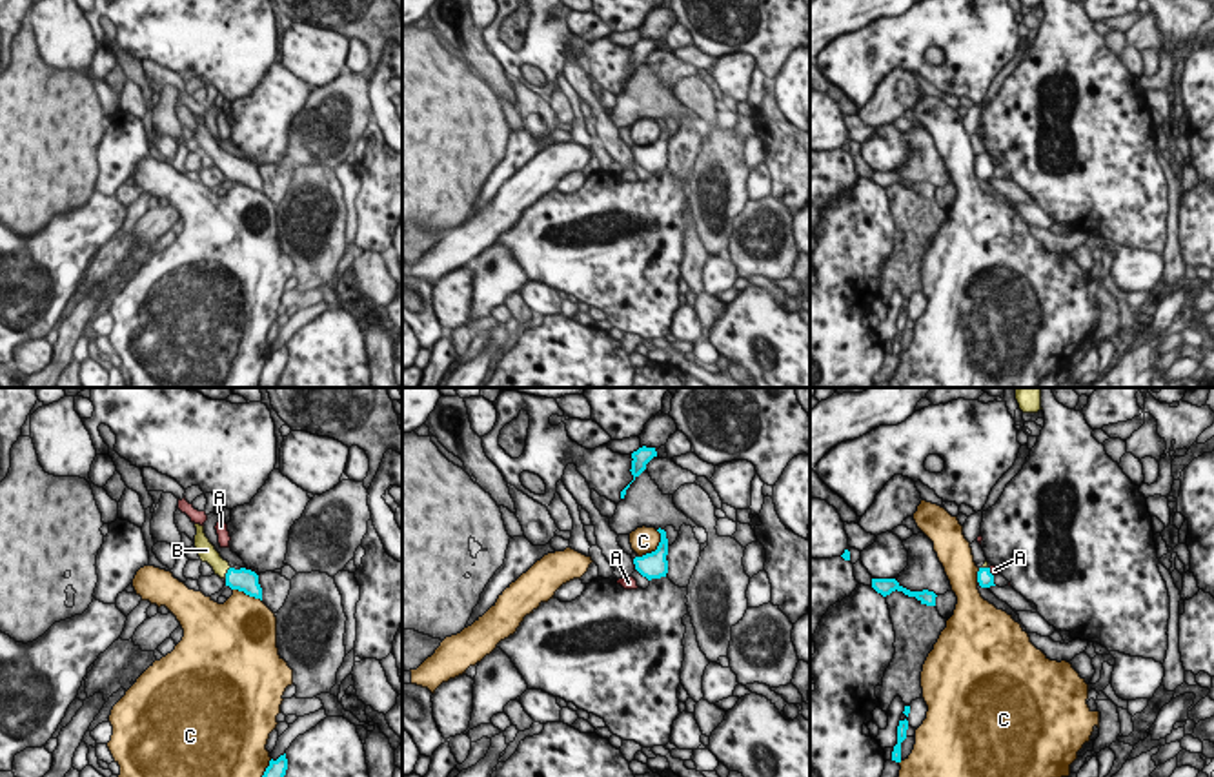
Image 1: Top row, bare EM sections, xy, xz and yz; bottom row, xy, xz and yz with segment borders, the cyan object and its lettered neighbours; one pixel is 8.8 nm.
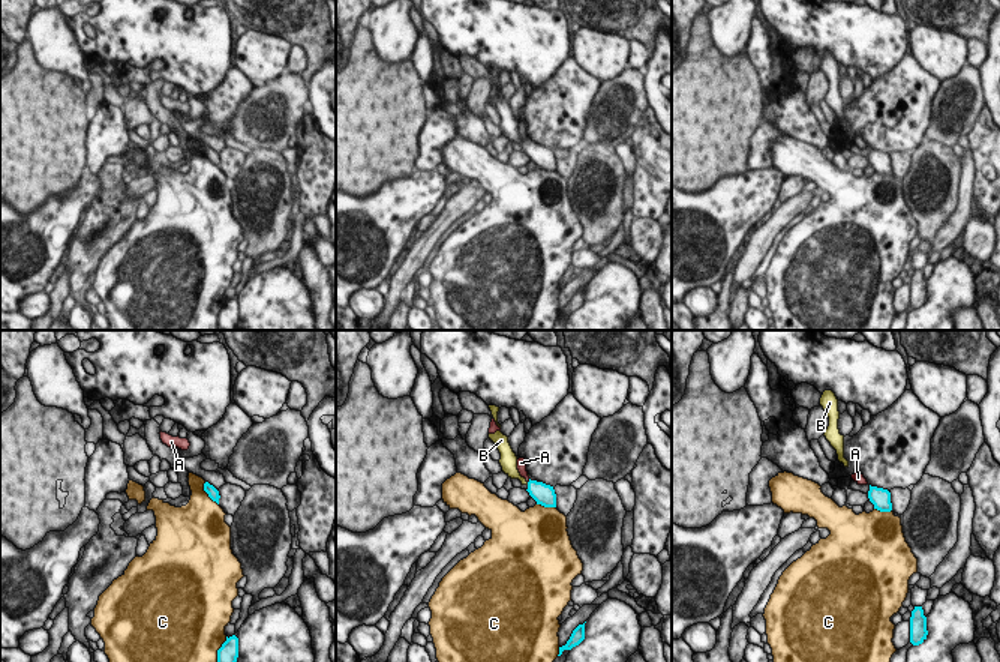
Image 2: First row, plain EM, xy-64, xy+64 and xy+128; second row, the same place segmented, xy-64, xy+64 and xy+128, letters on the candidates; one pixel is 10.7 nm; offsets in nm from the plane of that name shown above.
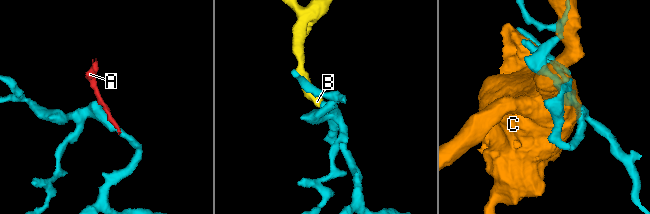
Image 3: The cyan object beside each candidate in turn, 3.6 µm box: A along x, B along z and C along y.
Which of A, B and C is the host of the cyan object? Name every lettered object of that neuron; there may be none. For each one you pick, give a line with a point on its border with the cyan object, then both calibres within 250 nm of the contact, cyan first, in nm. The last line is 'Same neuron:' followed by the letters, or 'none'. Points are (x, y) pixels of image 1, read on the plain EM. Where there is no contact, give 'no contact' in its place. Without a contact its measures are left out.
B: meets cyan in xy at (228, 164); 200 nm thick on the cyan side, 160 nm on the other
Same neuron: B

